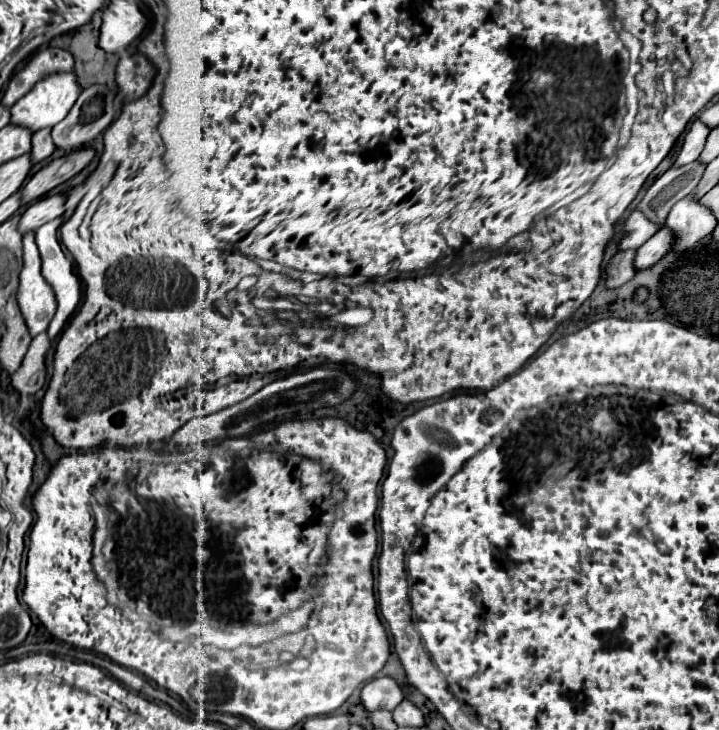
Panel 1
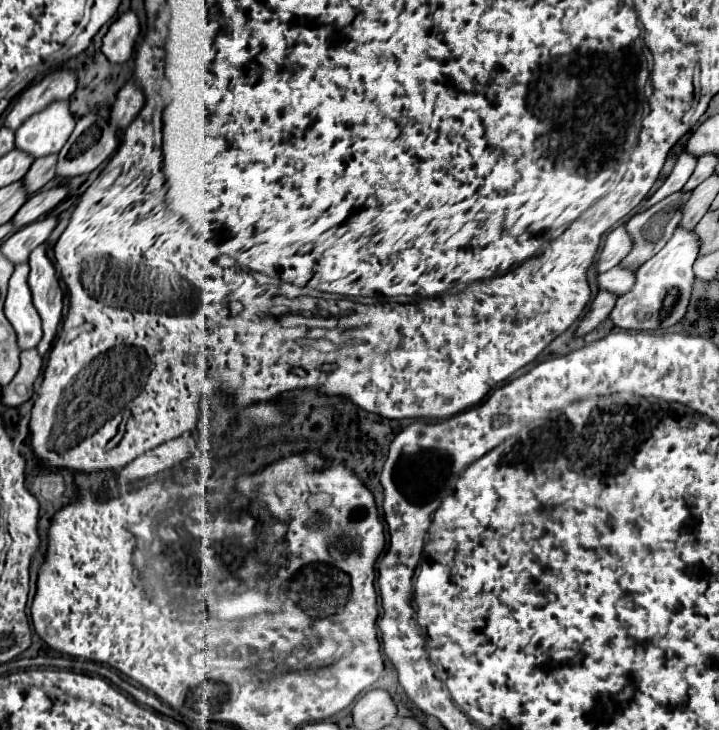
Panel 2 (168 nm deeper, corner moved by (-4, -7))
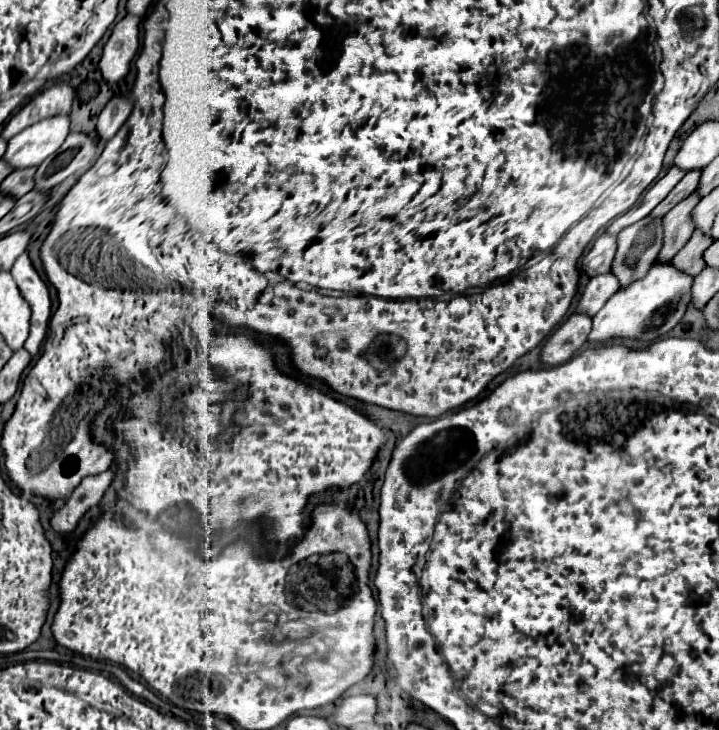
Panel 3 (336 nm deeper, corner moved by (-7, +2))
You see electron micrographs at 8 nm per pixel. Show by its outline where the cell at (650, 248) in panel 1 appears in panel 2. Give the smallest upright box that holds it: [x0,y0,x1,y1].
[597,267,635,295]

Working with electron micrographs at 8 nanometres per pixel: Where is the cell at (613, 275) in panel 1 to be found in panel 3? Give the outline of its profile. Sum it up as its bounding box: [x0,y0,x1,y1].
[542,312,592,366]

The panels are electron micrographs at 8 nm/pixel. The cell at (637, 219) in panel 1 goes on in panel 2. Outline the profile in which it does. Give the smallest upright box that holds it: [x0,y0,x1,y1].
[597,225,631,273]

